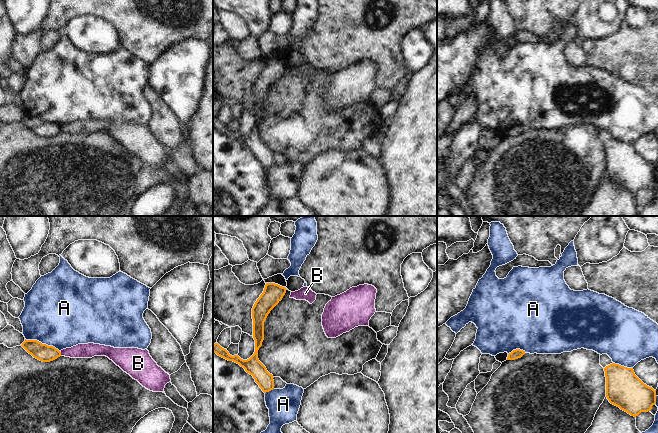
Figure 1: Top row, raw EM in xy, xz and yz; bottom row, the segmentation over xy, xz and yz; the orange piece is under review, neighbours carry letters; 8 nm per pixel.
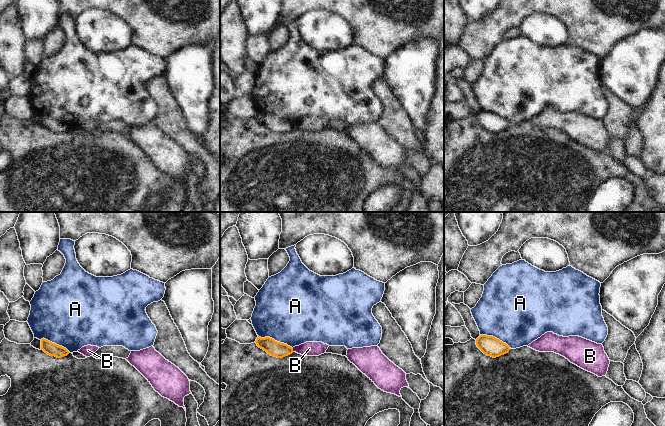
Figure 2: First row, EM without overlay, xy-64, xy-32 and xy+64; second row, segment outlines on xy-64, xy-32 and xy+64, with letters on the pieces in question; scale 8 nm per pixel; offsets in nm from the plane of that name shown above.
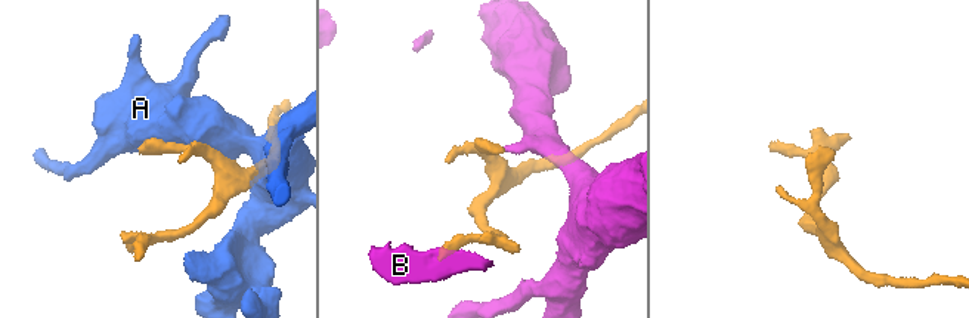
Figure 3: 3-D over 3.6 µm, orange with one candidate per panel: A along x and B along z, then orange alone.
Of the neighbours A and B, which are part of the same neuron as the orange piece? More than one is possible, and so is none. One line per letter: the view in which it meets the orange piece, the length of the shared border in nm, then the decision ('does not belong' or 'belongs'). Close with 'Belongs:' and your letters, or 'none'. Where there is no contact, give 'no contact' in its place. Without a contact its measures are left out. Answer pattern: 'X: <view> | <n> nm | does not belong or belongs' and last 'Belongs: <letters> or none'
A: xy | 300 nm | does not belong
B: xy | 40 nm | does not belong
Belongs: none

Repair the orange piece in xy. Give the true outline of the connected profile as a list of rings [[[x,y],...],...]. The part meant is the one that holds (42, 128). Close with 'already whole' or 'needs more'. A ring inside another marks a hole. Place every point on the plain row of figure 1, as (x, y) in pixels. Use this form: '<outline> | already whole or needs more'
[[[26,116],[21,121],[29,130],[42,138],[50,138],[61,132],[61,128],[53,122],[42,120],[37,116]]] | already whole

